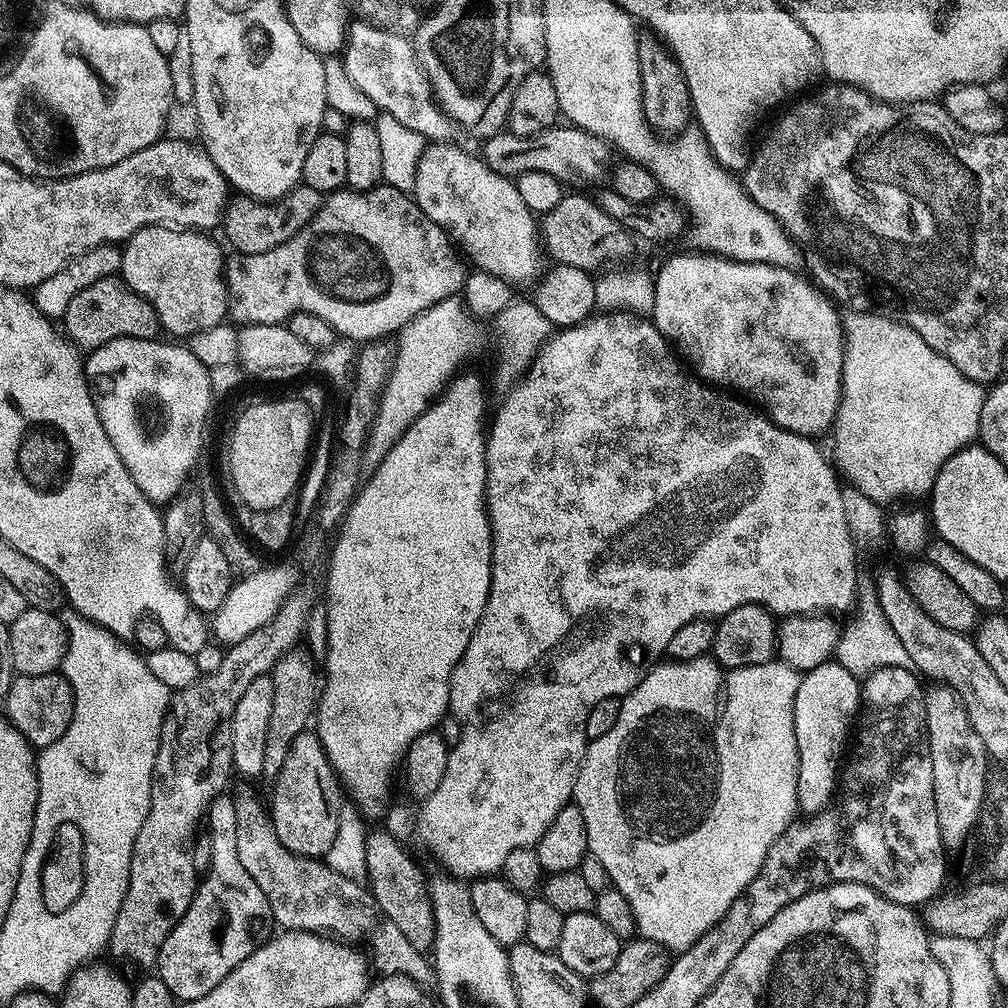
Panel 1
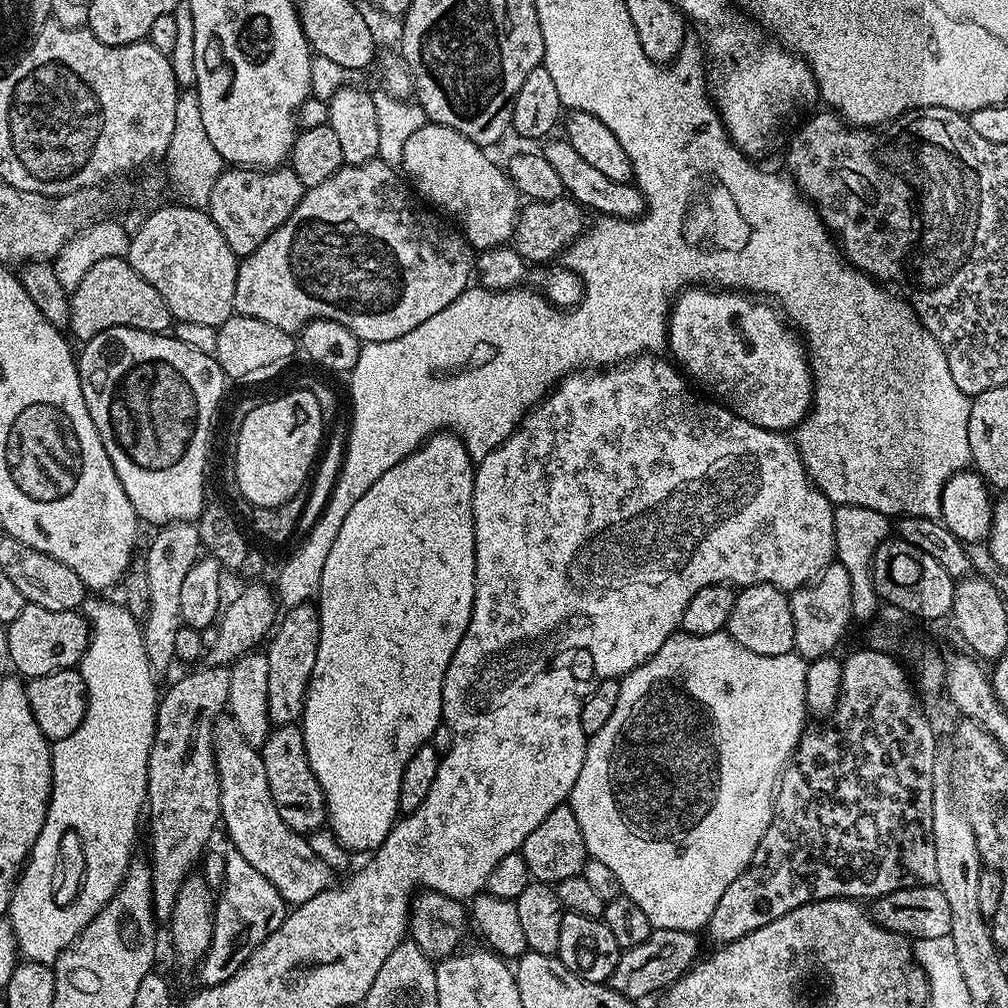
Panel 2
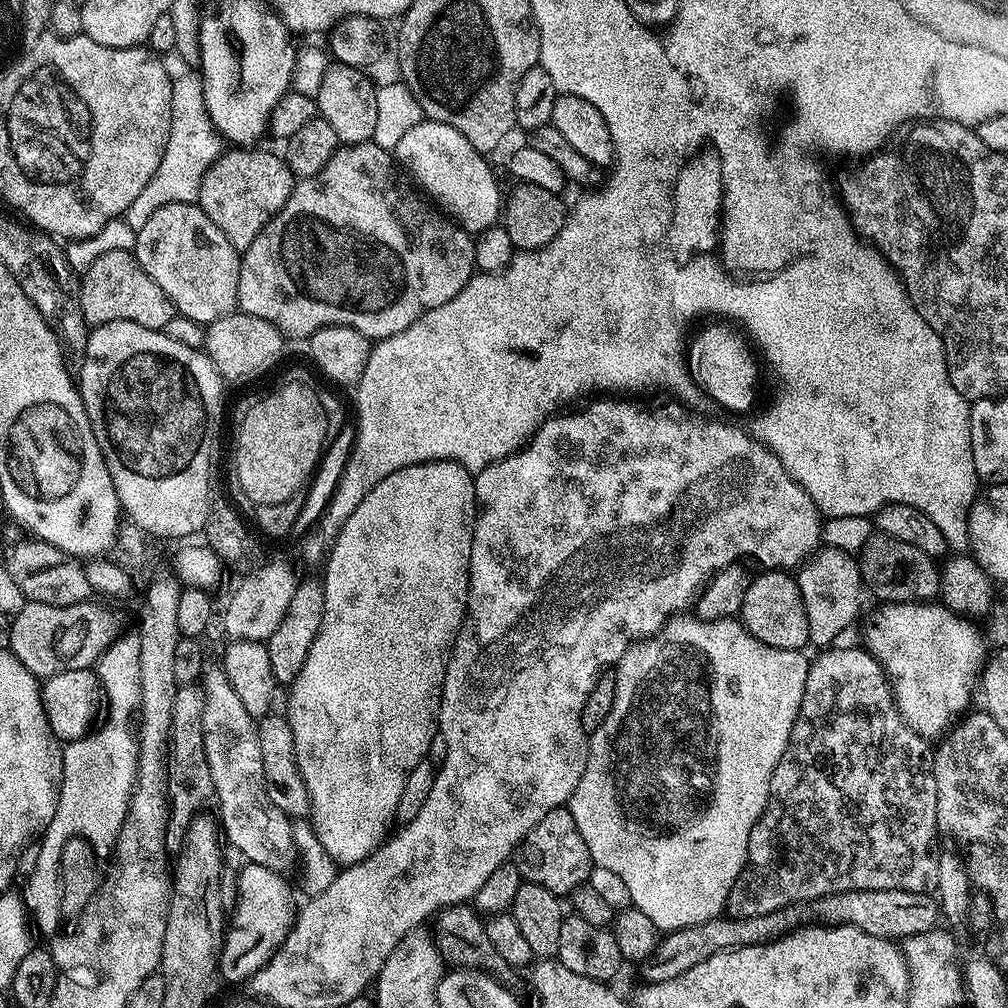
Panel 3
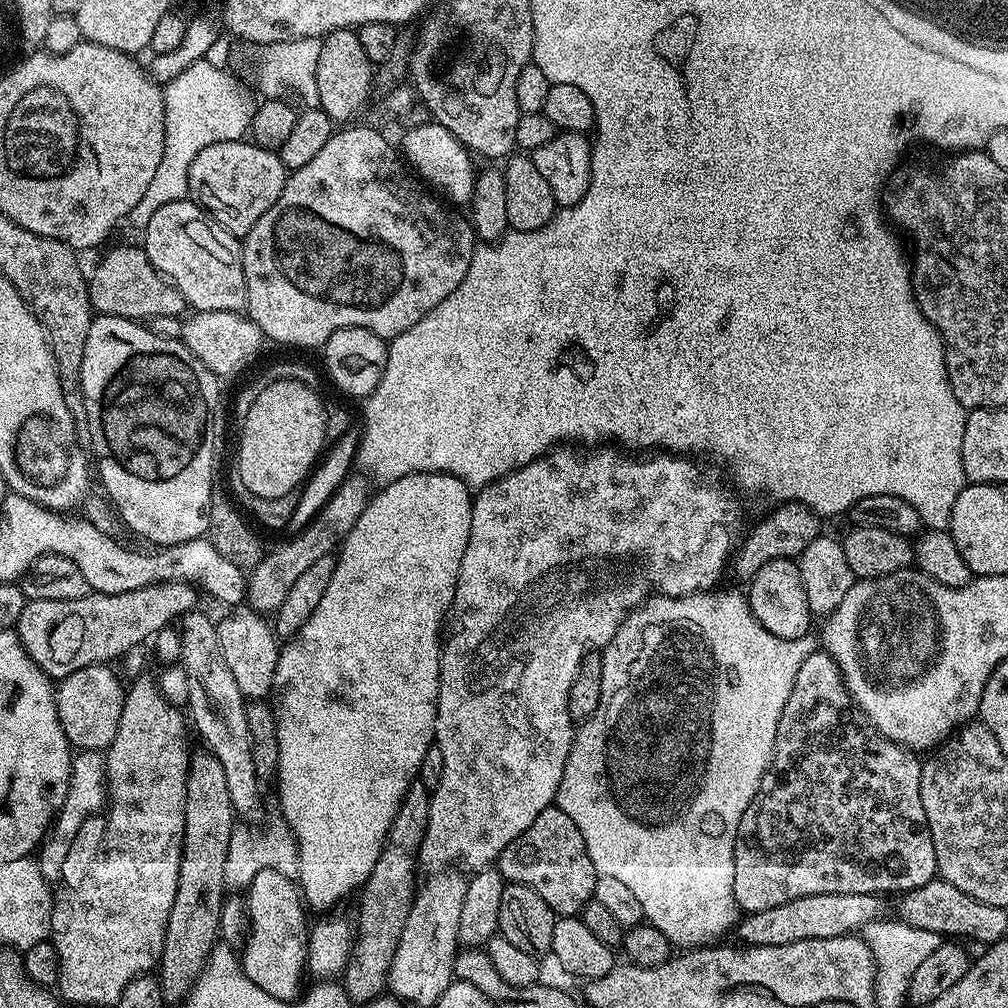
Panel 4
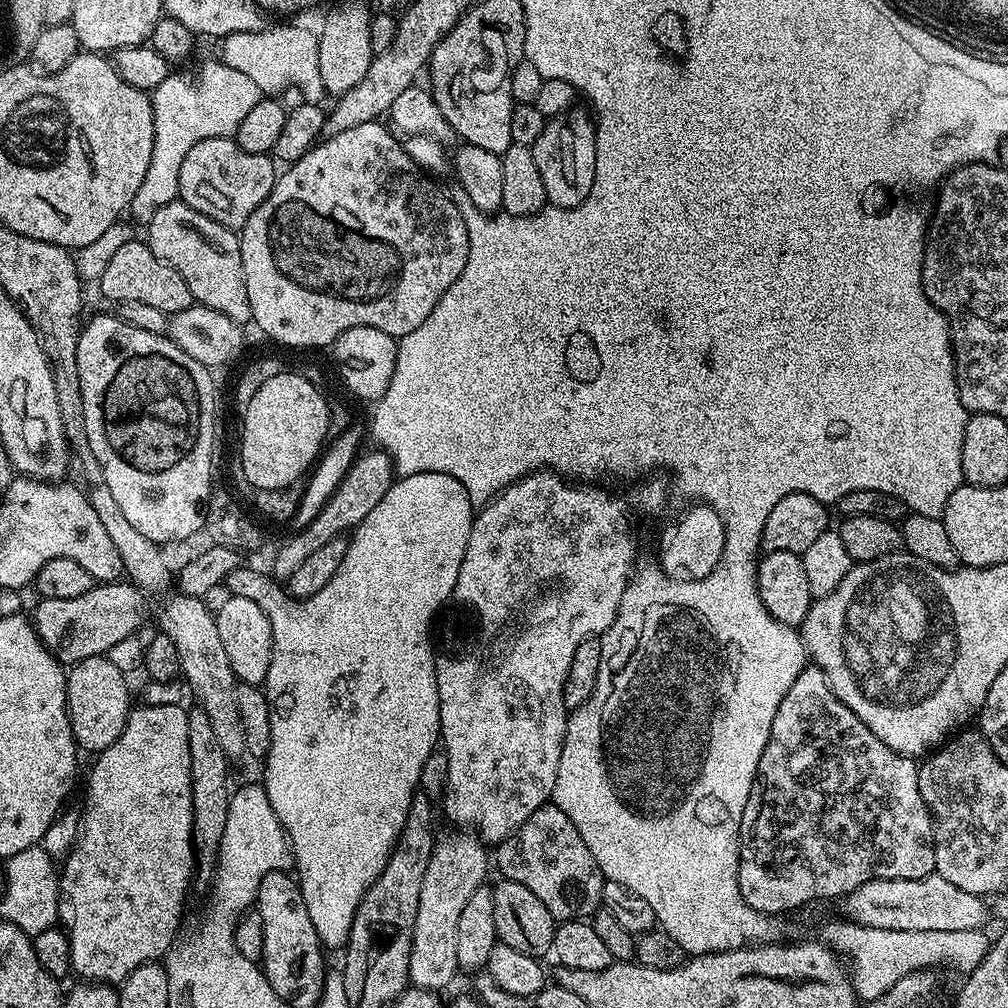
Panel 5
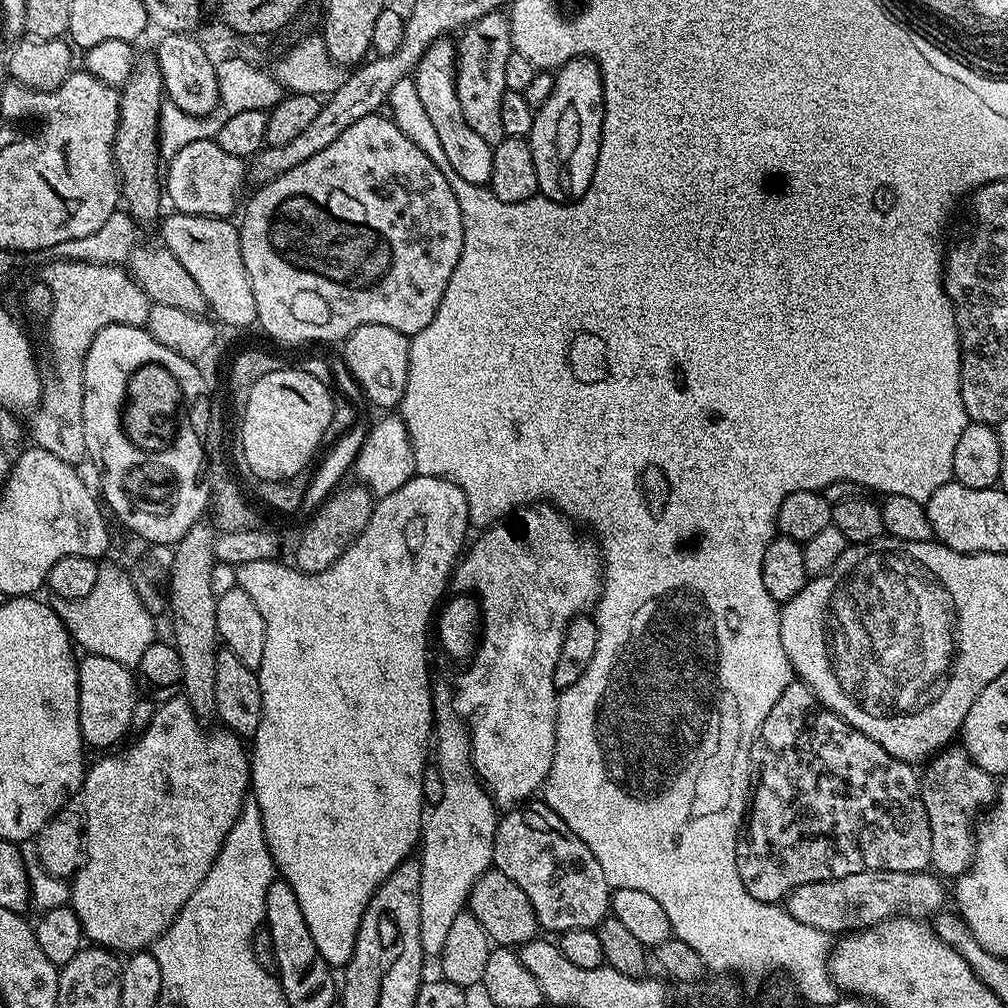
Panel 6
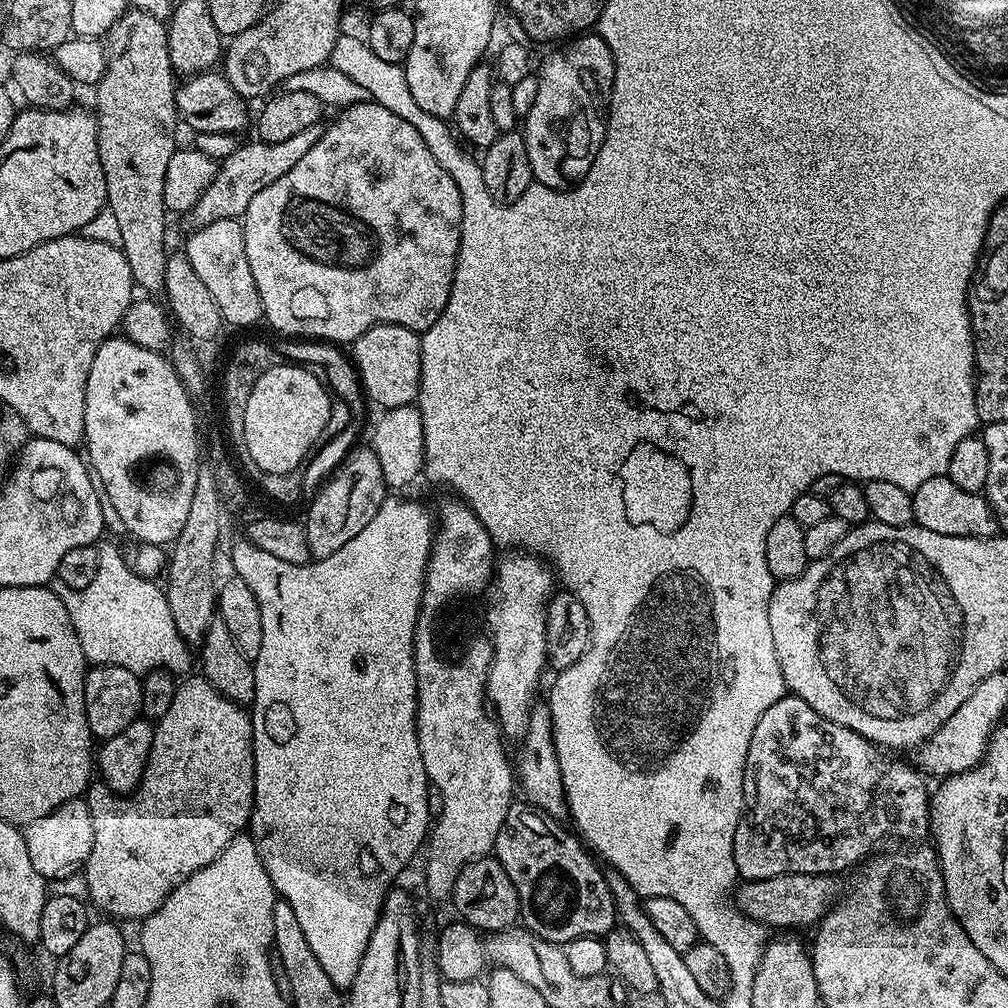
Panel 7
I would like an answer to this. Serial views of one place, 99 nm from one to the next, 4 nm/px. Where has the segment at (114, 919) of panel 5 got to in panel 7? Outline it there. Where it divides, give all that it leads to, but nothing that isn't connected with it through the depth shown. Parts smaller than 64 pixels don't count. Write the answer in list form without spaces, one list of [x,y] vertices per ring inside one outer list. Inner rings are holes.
[[[189,675],[188,681],[177,683],[175,692],[171,693],[168,709],[161,714],[160,720],[155,721],[156,733],[154,734],[154,746],[150,750],[148,765],[144,771],[142,782],[131,794],[121,794],[112,792],[102,782],[96,782],[87,789],[86,801],[93,816],[94,840],[93,849],[90,850],[89,858],[83,865],[82,875],[88,884],[88,897],[93,905],[97,904],[101,908],[103,915],[108,918],[115,918],[117,921],[136,920],[143,921],[145,916],[149,916],[179,884],[190,874],[210,866],[222,850],[236,836],[241,835],[249,827],[252,819],[252,803],[254,802],[254,750],[252,749],[252,717],[241,705],[235,704],[230,698],[226,698],[219,692],[209,680],[204,679],[203,675]]]

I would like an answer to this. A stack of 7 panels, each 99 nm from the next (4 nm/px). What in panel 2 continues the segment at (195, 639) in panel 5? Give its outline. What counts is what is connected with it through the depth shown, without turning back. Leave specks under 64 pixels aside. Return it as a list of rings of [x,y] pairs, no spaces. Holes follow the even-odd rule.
[[[221,718],[216,721],[214,730],[214,750],[220,779],[220,819],[222,828],[228,831],[228,836],[232,839],[231,847],[234,851],[242,854],[242,858],[246,858],[246,862],[250,862],[250,866],[254,866],[254,870],[258,870],[258,874],[262,874],[262,878],[266,878],[266,882],[270,882],[270,886],[274,886],[274,890],[282,894],[285,905],[299,906],[327,891],[333,883],[334,872],[314,854],[301,833],[292,832],[290,826],[282,822],[282,814],[278,814],[278,805],[270,794],[270,782],[266,782],[266,766],[260,757],[260,749],[246,742],[235,721]]]

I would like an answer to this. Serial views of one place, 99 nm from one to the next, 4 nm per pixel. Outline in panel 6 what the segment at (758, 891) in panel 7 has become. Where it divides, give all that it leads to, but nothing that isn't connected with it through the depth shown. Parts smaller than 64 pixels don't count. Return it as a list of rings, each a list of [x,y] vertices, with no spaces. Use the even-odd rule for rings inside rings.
[[[866,870],[862,874],[846,874],[846,878],[798,886],[786,897],[786,910],[791,916],[798,918],[802,926],[814,926],[814,930],[822,930],[829,934],[871,930],[892,916],[928,918],[928,915],[931,917],[939,913],[943,909],[940,907],[944,904],[944,888],[939,882],[941,883],[928,870],[923,872]]]

